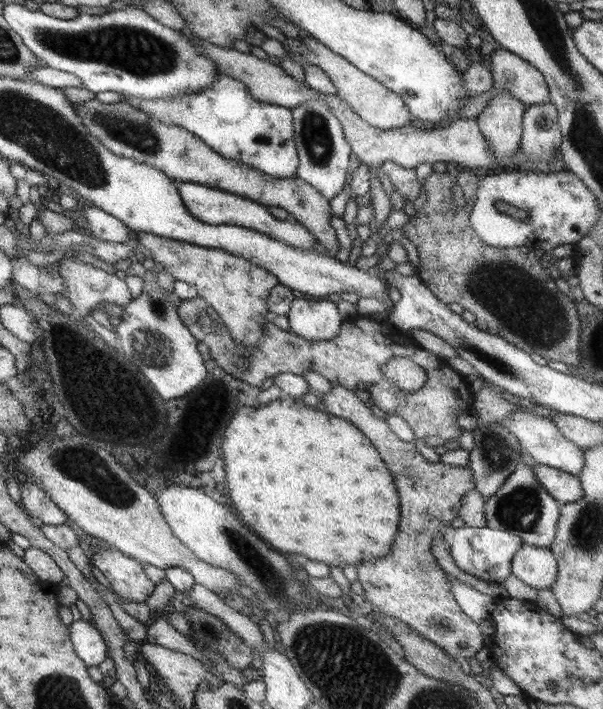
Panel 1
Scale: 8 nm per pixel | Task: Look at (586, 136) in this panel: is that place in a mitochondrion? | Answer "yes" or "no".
yes

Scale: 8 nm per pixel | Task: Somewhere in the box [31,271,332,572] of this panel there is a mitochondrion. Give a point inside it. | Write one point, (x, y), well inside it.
(77, 471)

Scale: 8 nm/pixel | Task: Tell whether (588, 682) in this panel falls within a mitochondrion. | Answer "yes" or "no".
yes

